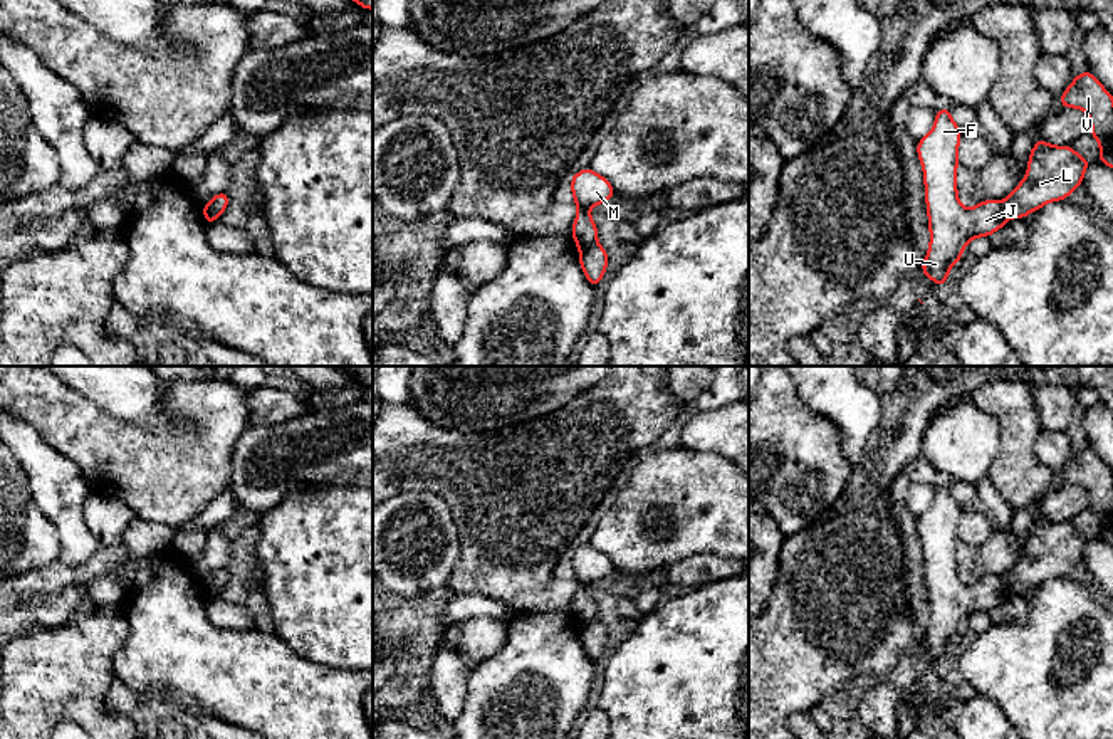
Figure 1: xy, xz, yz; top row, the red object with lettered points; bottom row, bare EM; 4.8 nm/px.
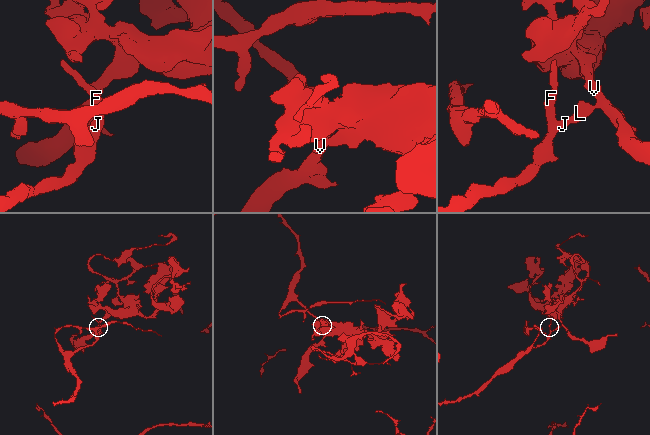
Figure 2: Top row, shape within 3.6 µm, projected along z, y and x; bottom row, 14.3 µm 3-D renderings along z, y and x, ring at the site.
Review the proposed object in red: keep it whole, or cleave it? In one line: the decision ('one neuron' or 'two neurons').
two neurons

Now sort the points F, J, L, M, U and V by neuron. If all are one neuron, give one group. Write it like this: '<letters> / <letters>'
F J M U / L V

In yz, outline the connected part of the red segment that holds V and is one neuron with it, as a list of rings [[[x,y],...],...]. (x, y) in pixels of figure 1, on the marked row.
[[[1089,72],[1074,77],[1061,94],[1059,104],[1084,111],[1091,121],[1091,134],[1100,144],[1100,160],[1113,168],[1113,94]]]

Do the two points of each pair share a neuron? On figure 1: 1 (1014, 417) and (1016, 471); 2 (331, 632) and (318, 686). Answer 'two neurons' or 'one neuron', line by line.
1: one neuron
2: two neurons

